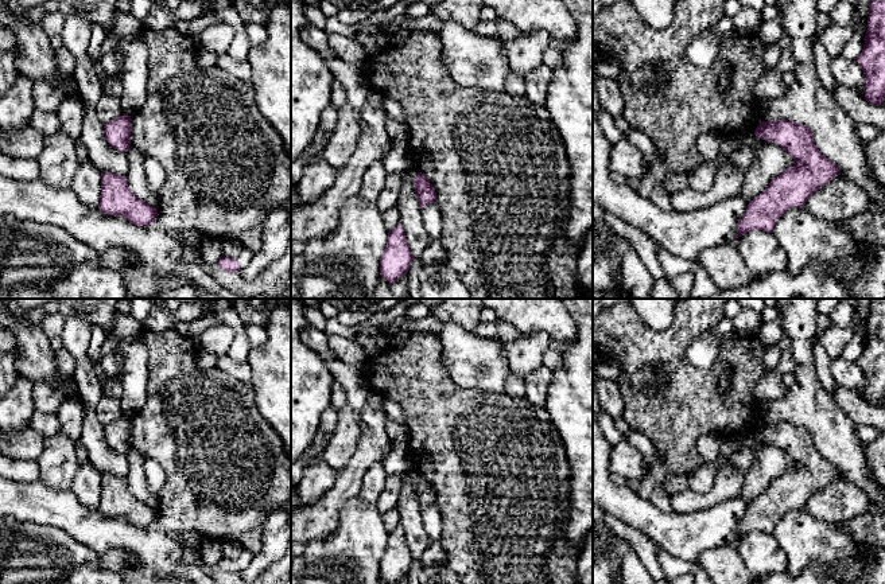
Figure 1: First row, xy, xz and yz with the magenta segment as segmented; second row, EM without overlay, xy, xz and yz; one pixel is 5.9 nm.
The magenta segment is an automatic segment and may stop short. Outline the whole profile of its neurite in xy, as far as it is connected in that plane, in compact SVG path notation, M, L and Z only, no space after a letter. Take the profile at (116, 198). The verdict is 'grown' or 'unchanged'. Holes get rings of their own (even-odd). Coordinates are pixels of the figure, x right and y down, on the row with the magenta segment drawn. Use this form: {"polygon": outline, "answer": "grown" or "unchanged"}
{"polygon": "M101 172L98 209L106 215L123 215L132 225L151 226L158 217L158 207L139 199L129 188L125 175Z", "answer": "unchanged"}

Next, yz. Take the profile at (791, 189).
{"polygon": "M788 120L762 121L756 128L754 135L761 140L780 145L796 161L796 164L776 176L760 195L749 202L745 214L738 221L734 242L738 237L750 230L772 233L775 223L788 209L804 207L807 199L816 190L841 175L839 167L820 153L812 139L812 132L806 125Z", "answer": "unchanged"}

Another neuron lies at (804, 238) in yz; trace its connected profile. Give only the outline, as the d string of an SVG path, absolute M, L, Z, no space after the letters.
M791 207L775 223L772 234L785 253L787 270L793 276L810 264L816 262L824 273L850 287L850 299L885 299L885 249L865 253L841 222L822 221L804 207Z

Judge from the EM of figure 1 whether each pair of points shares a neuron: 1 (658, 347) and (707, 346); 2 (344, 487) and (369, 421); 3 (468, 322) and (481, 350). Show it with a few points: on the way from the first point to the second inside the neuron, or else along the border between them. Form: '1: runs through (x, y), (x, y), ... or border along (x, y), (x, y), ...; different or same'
1: border along (713, 326), (687, 347), (686, 357), (698, 369); different
2: runs through (354, 471), (371, 448), (371, 438); same
3: border along (442, 320), (454, 320), (472, 330); different

